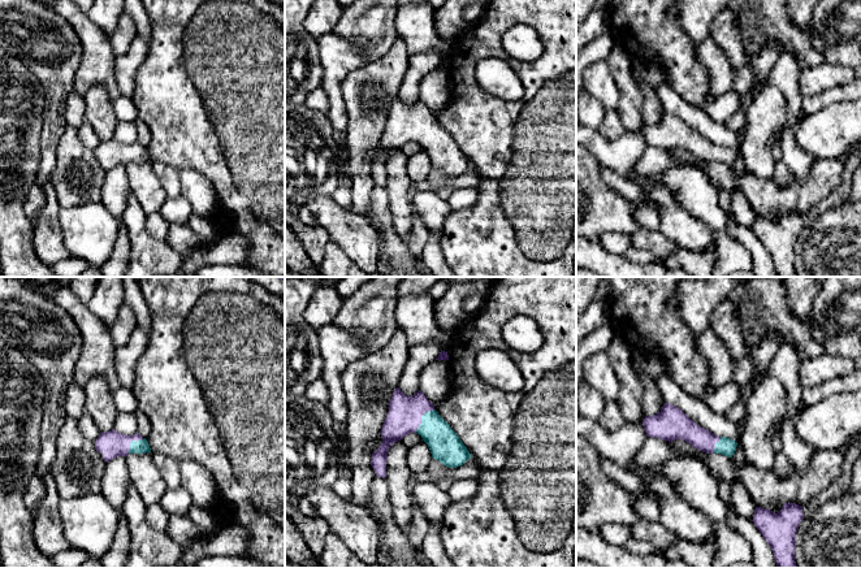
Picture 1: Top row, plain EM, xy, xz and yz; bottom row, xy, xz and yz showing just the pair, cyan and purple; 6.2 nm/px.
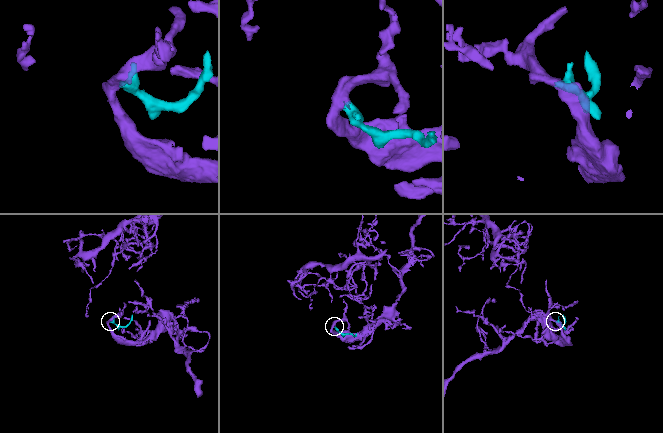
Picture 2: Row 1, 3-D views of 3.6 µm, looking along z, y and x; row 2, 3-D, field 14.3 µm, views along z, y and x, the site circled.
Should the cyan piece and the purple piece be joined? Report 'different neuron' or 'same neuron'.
same neuron

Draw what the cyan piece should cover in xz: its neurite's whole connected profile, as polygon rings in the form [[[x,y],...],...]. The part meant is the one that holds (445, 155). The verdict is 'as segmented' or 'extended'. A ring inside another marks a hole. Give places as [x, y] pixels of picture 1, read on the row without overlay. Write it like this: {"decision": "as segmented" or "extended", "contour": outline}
{"decision": "extended", "contour": [[[397,96],[389,110],[389,121],[381,136],[382,152],[372,162],[376,185],[386,187],[388,160],[394,151],[417,142],[428,153],[432,166],[449,177],[463,174],[471,162],[433,113],[419,99],[412,105]]]}

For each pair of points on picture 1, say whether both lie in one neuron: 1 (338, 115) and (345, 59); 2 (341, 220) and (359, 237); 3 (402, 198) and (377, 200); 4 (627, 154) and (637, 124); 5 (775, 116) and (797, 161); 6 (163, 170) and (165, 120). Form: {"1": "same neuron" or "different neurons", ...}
{"1": "same neuron", "2": "same neuron", "3": "different neurons", "4": "different neurons", "5": "different neurons", "6": "different neurons"}

